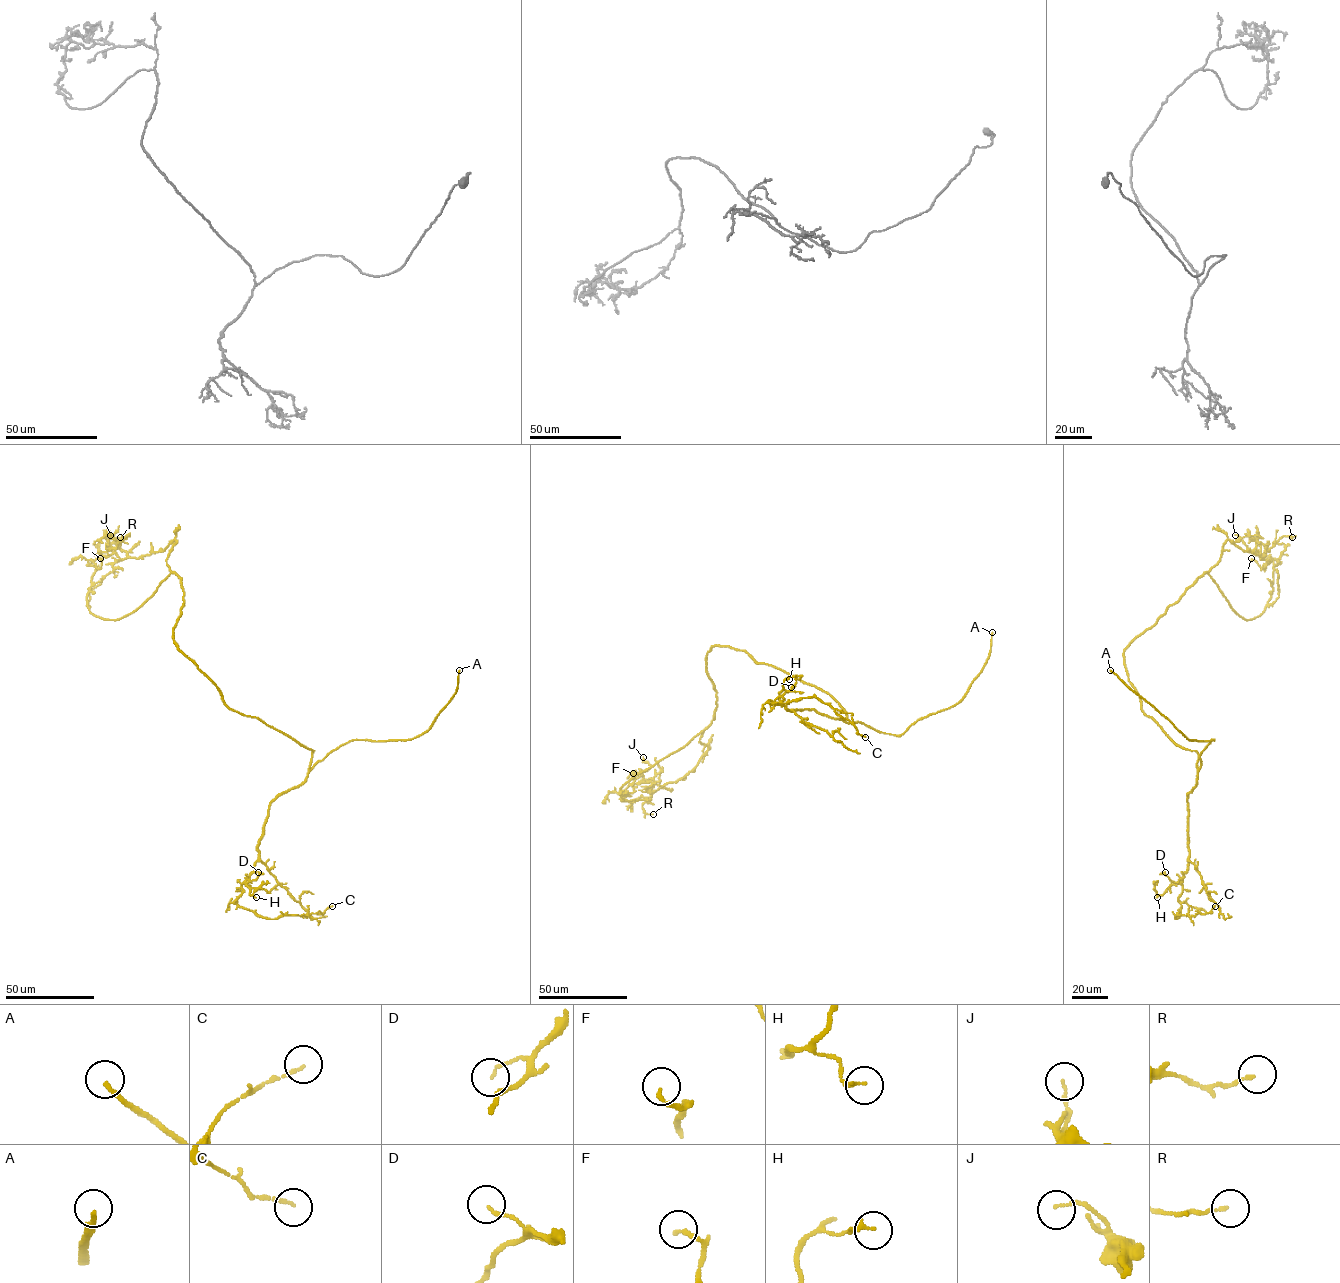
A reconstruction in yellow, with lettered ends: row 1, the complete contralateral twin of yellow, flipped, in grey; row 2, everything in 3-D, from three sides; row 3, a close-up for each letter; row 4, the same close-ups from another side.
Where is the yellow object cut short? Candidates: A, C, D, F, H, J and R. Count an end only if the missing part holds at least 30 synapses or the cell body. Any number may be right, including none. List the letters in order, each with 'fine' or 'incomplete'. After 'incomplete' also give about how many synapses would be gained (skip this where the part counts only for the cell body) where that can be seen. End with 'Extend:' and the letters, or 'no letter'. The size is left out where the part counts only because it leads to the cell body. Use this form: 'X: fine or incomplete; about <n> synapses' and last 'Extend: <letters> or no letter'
A: incomplete
C: fine
D: fine
F: fine
H: fine
J: fine
R: fine
Extend: A

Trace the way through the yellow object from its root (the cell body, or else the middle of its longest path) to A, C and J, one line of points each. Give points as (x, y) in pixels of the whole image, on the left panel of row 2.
A: (235, 711), (258, 718), (313, 751), (310, 769), (353, 740), (407, 740), (426, 732), (455, 692), (459, 670)
C: (235, 711), (313, 751), (306, 779), (271, 802), (254, 869), (235, 902), (269, 919), (322, 914), (332, 906)
J: (235, 711), (174, 642), (183, 589), (167, 558), (176, 541), (120, 559), (101, 554), (116, 546), (110, 535)

